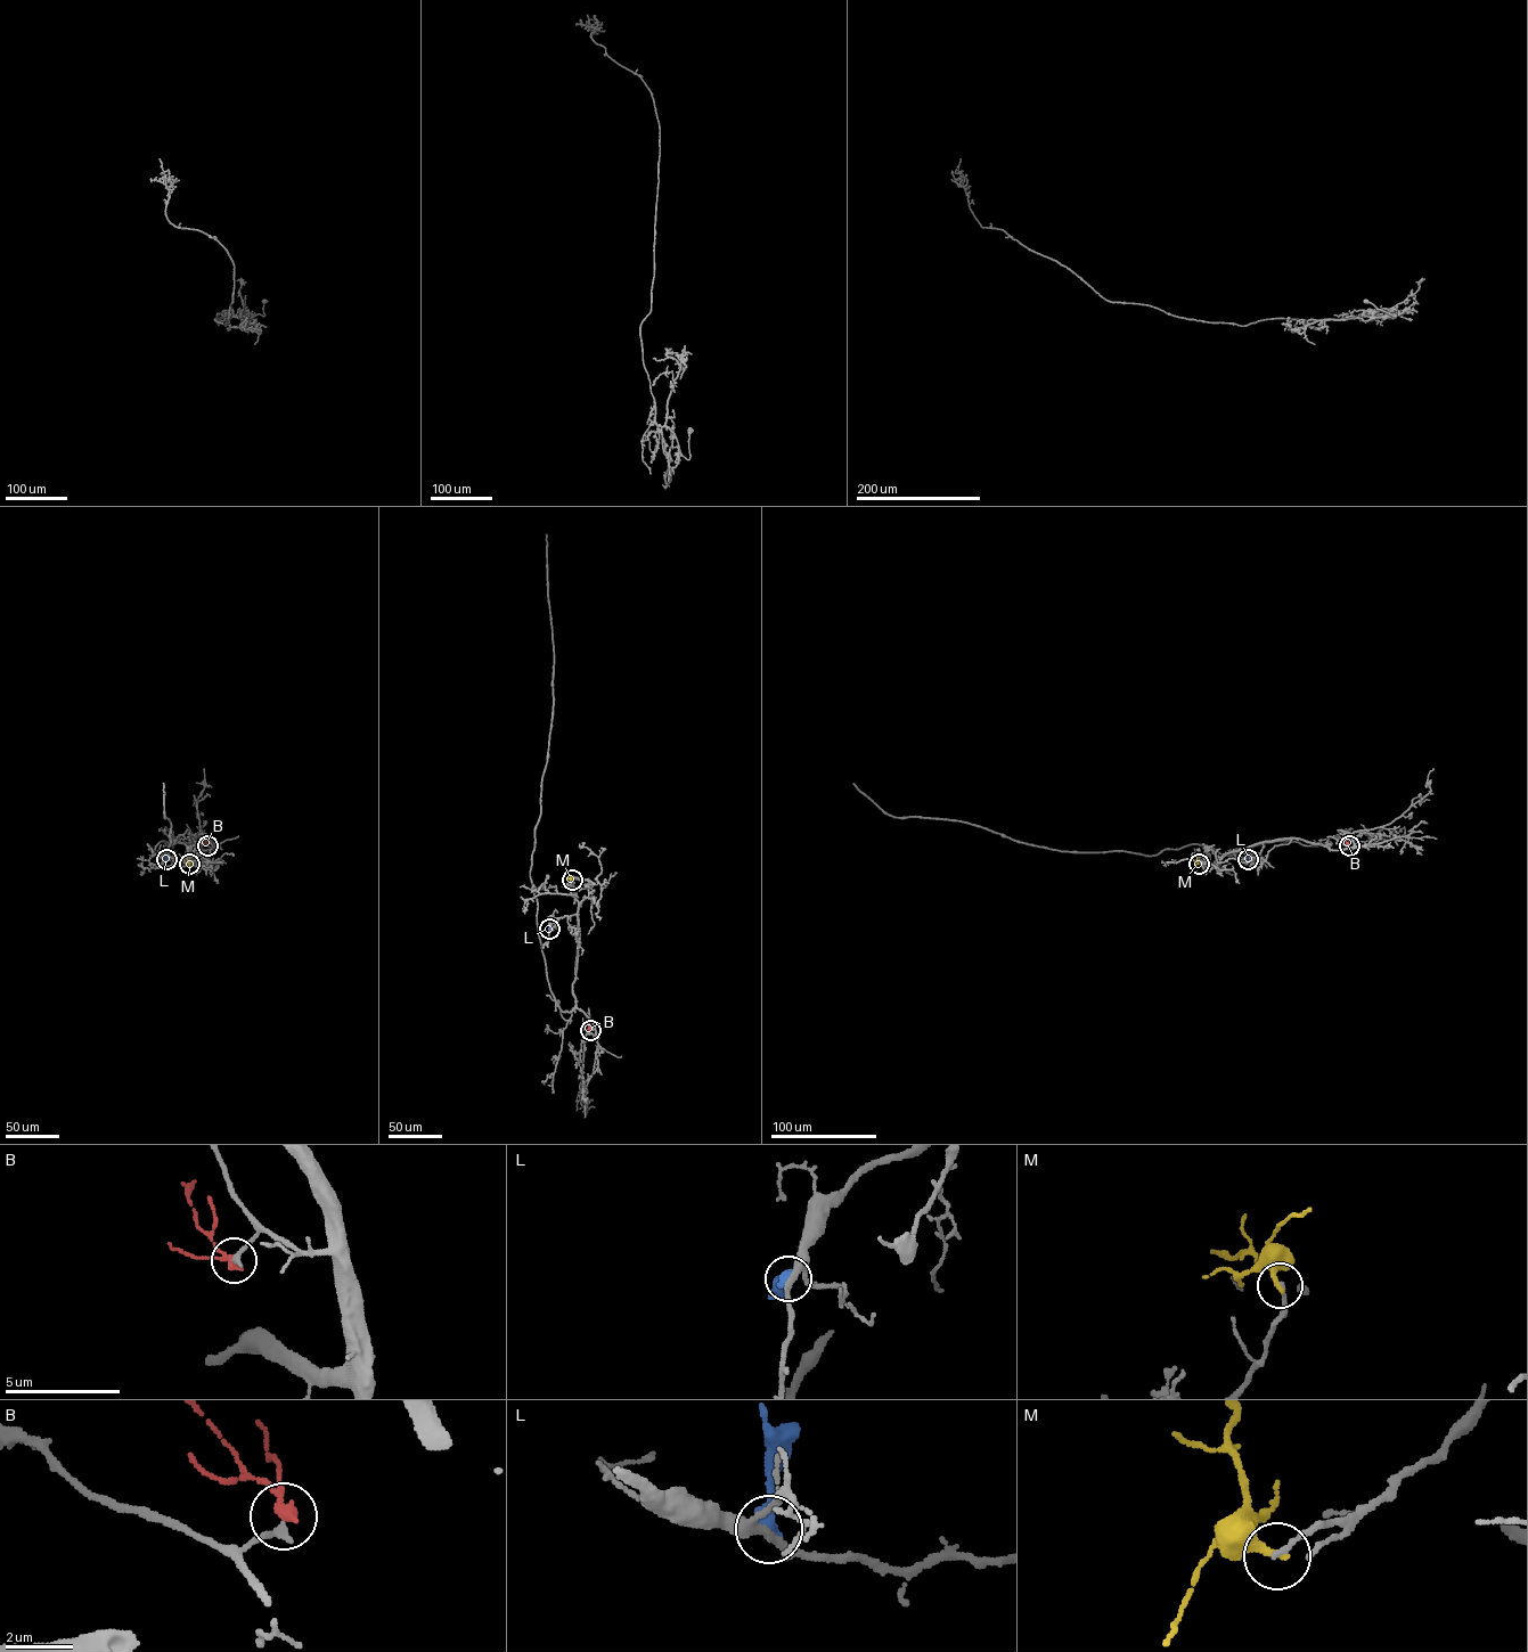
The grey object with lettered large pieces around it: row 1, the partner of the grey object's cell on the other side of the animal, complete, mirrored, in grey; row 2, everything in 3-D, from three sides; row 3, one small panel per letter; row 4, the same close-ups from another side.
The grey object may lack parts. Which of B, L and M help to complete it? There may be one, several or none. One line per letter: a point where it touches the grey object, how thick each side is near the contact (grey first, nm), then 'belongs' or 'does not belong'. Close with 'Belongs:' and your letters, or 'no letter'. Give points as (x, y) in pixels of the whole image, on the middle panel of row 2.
B: contact (590, 1030); calibres 200 and 340 nm; belongs
L: contact (549, 929); calibres 260 and 400 nm; does not belong
M: contact (572, 880); calibres 160 and 280 nm; does not belong
Belongs: B

